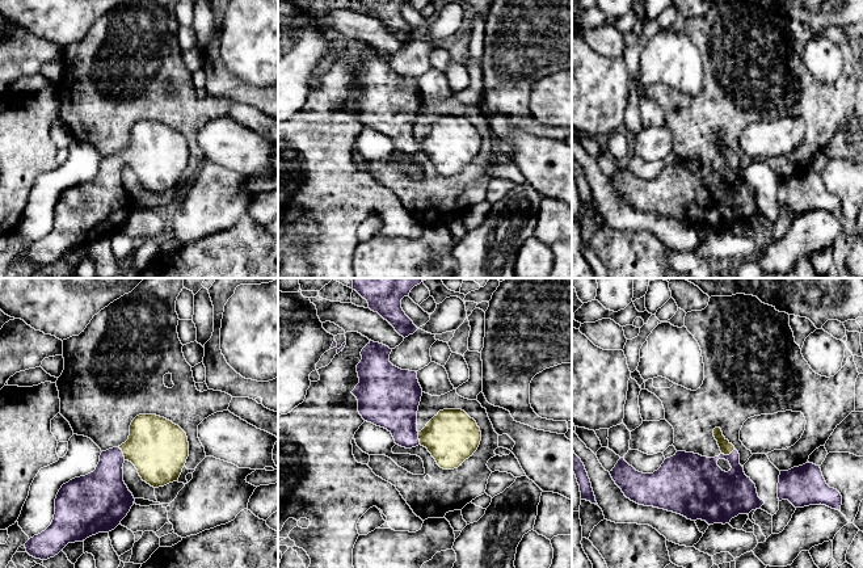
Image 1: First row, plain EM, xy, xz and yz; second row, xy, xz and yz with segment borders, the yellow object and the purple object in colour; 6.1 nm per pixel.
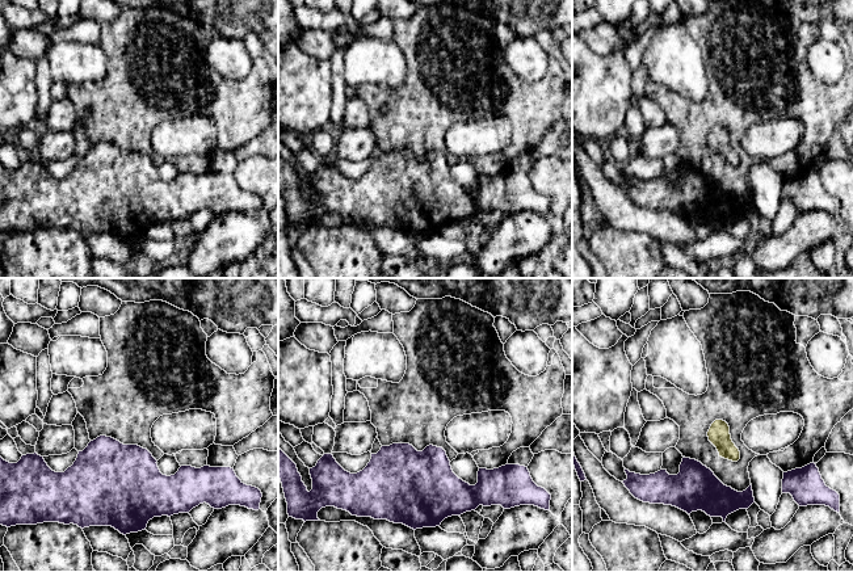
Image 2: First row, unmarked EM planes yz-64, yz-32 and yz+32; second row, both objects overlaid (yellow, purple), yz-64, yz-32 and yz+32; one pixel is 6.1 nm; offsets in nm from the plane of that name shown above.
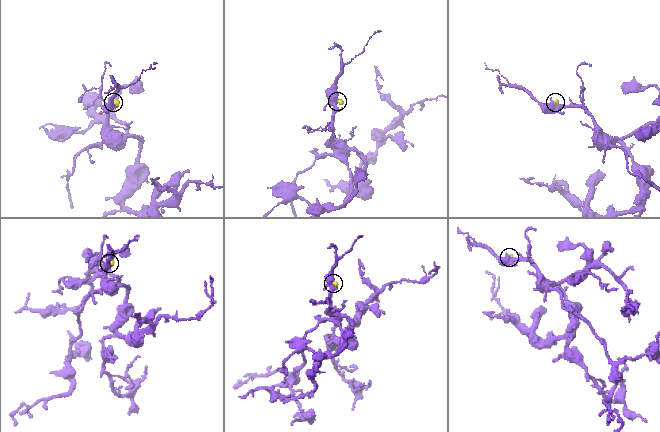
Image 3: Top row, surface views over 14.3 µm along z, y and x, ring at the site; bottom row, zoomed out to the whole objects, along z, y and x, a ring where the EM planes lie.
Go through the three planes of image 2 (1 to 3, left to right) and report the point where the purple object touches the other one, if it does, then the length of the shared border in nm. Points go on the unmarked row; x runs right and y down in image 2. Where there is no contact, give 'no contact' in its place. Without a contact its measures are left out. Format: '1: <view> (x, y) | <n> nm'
1: no contact
2: no contact
3: no contact

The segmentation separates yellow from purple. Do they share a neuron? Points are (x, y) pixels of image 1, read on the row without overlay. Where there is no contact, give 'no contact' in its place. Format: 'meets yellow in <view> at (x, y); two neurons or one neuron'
meets yellow in xy at (122, 158); one neuron

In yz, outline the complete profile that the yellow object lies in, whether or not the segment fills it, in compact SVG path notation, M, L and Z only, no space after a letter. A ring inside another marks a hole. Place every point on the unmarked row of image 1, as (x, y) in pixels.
M720 134L713 135L713 143L721 157L719 163L707 164L677 157L666 164L653 180L639 178L624 164L620 164L610 181L624 202L639 211L673 218L691 227L702 226L708 231L729 230L738 220L749 220L752 216L761 215L765 207L758 203L755 190L745 181L740 171L738 157L723 142ZM719 165L728 167L732 174L728 178L723 177L717 172Z

